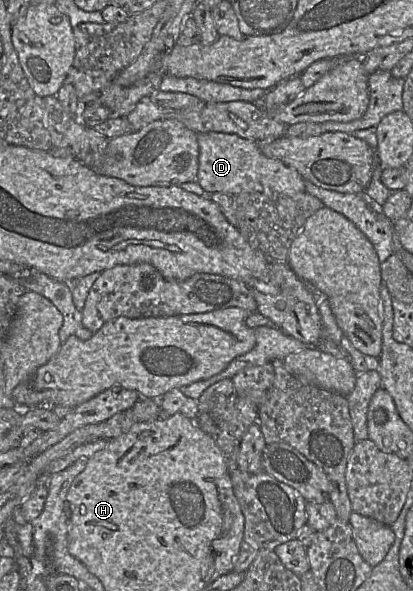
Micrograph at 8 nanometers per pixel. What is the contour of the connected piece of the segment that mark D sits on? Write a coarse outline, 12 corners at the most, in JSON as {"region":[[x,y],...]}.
{"region":[[197,133],[207,195],[294,196],[306,180],[236,134]]}

